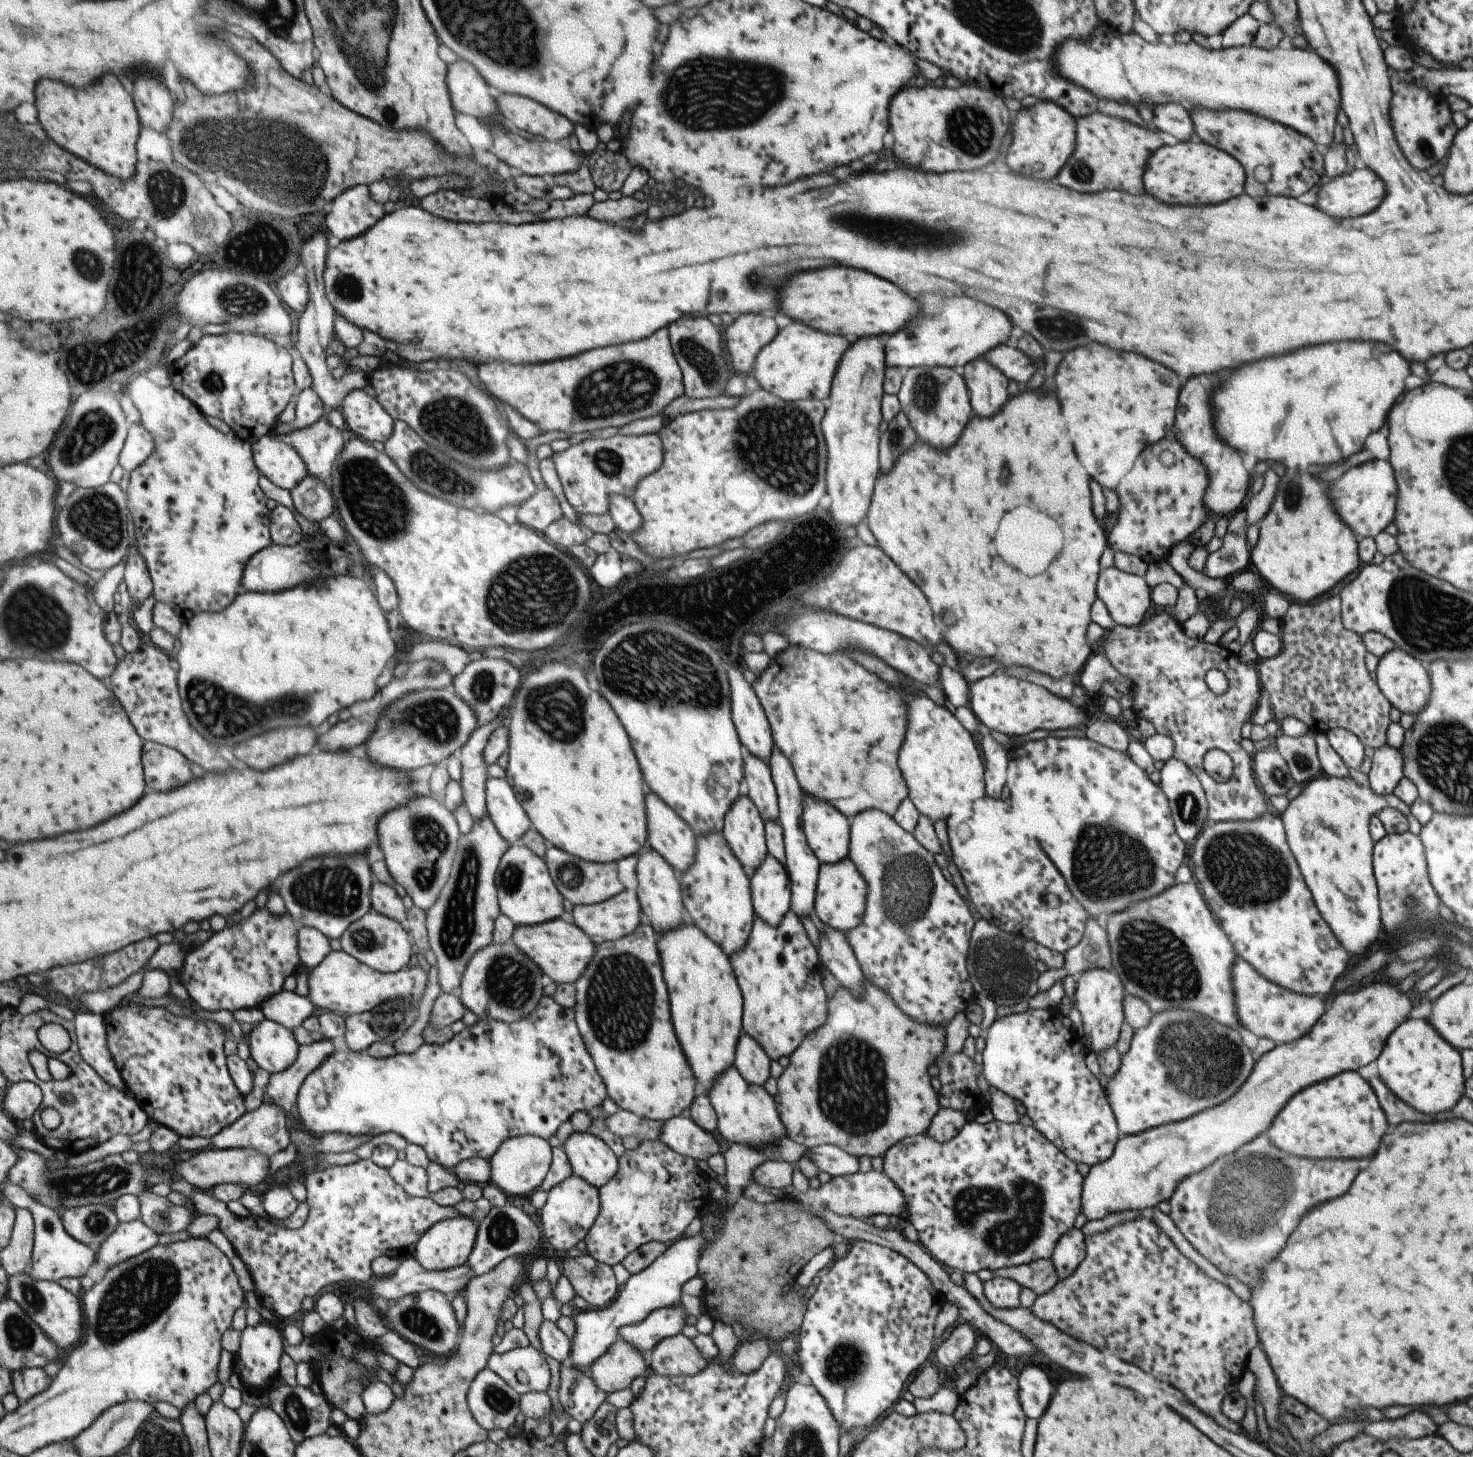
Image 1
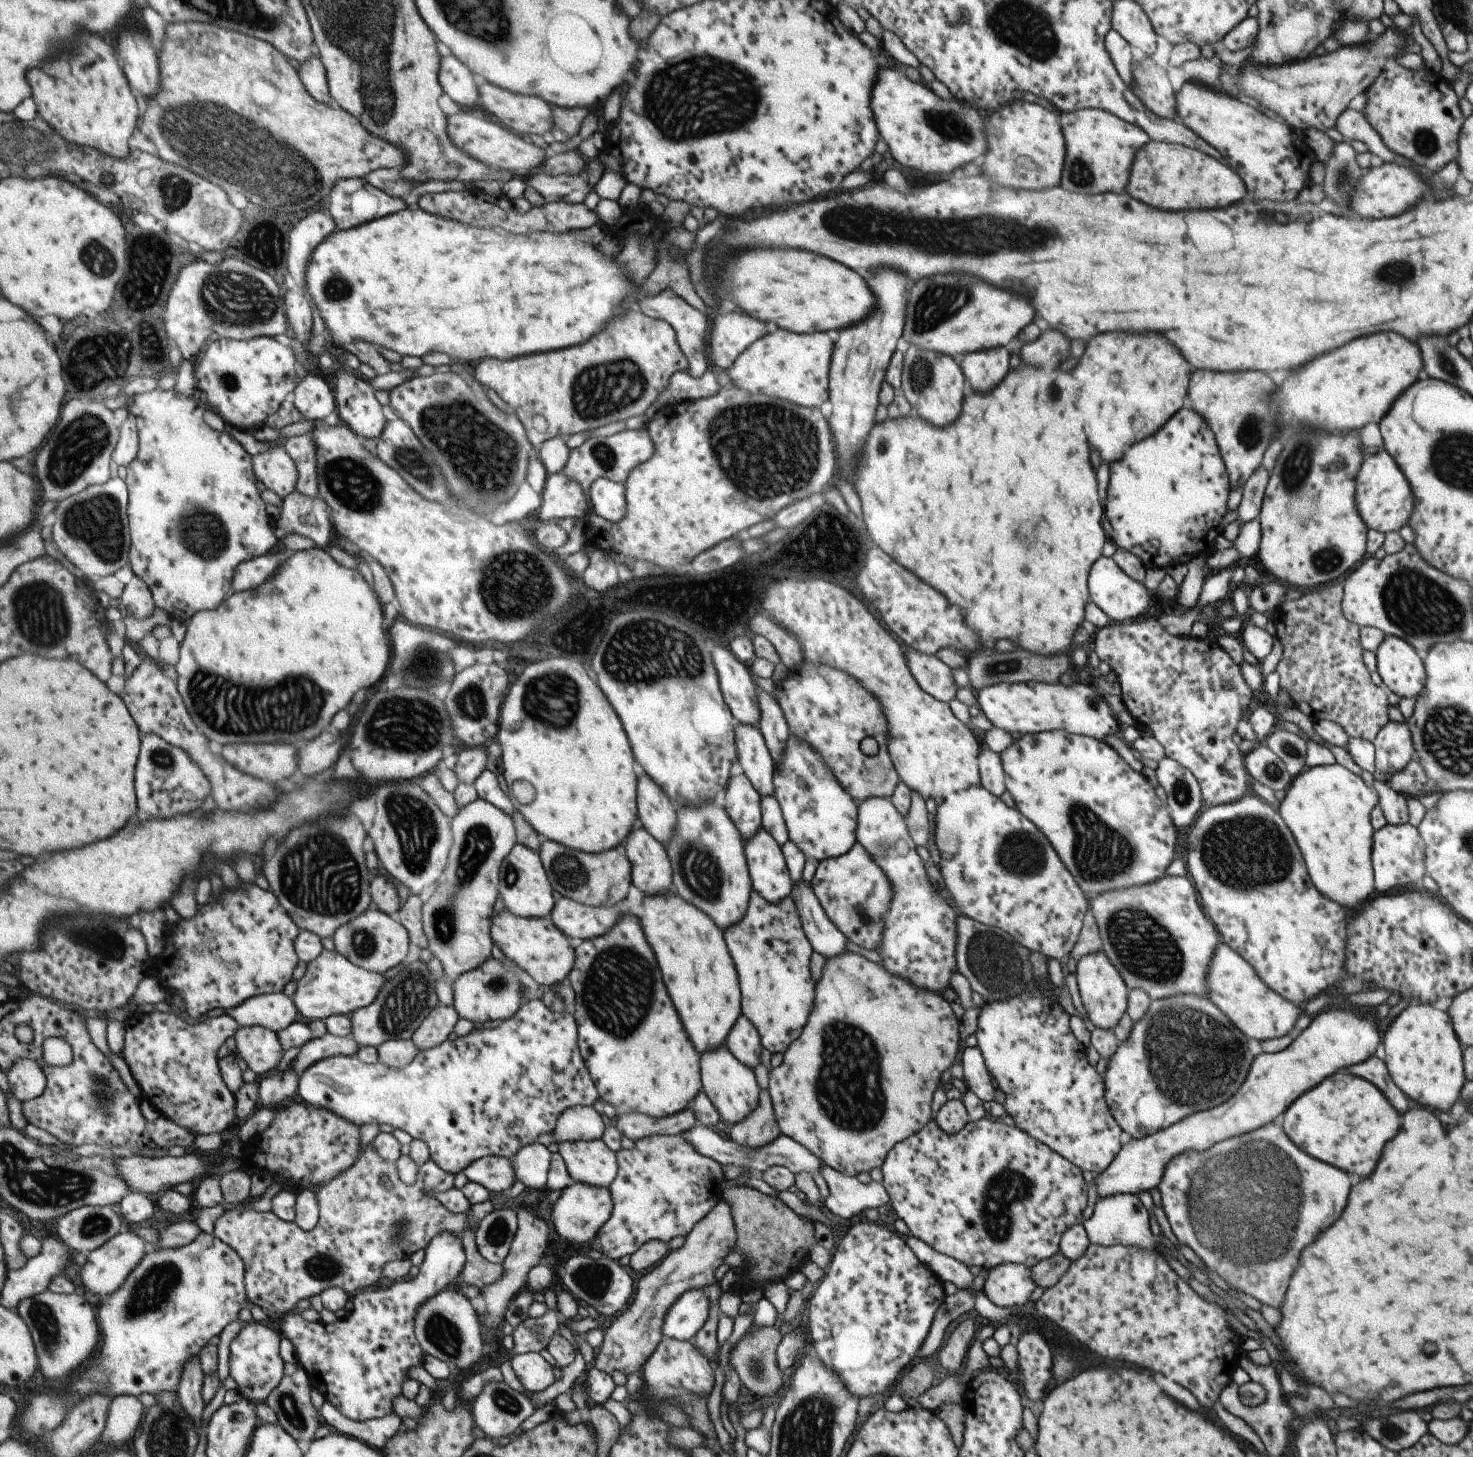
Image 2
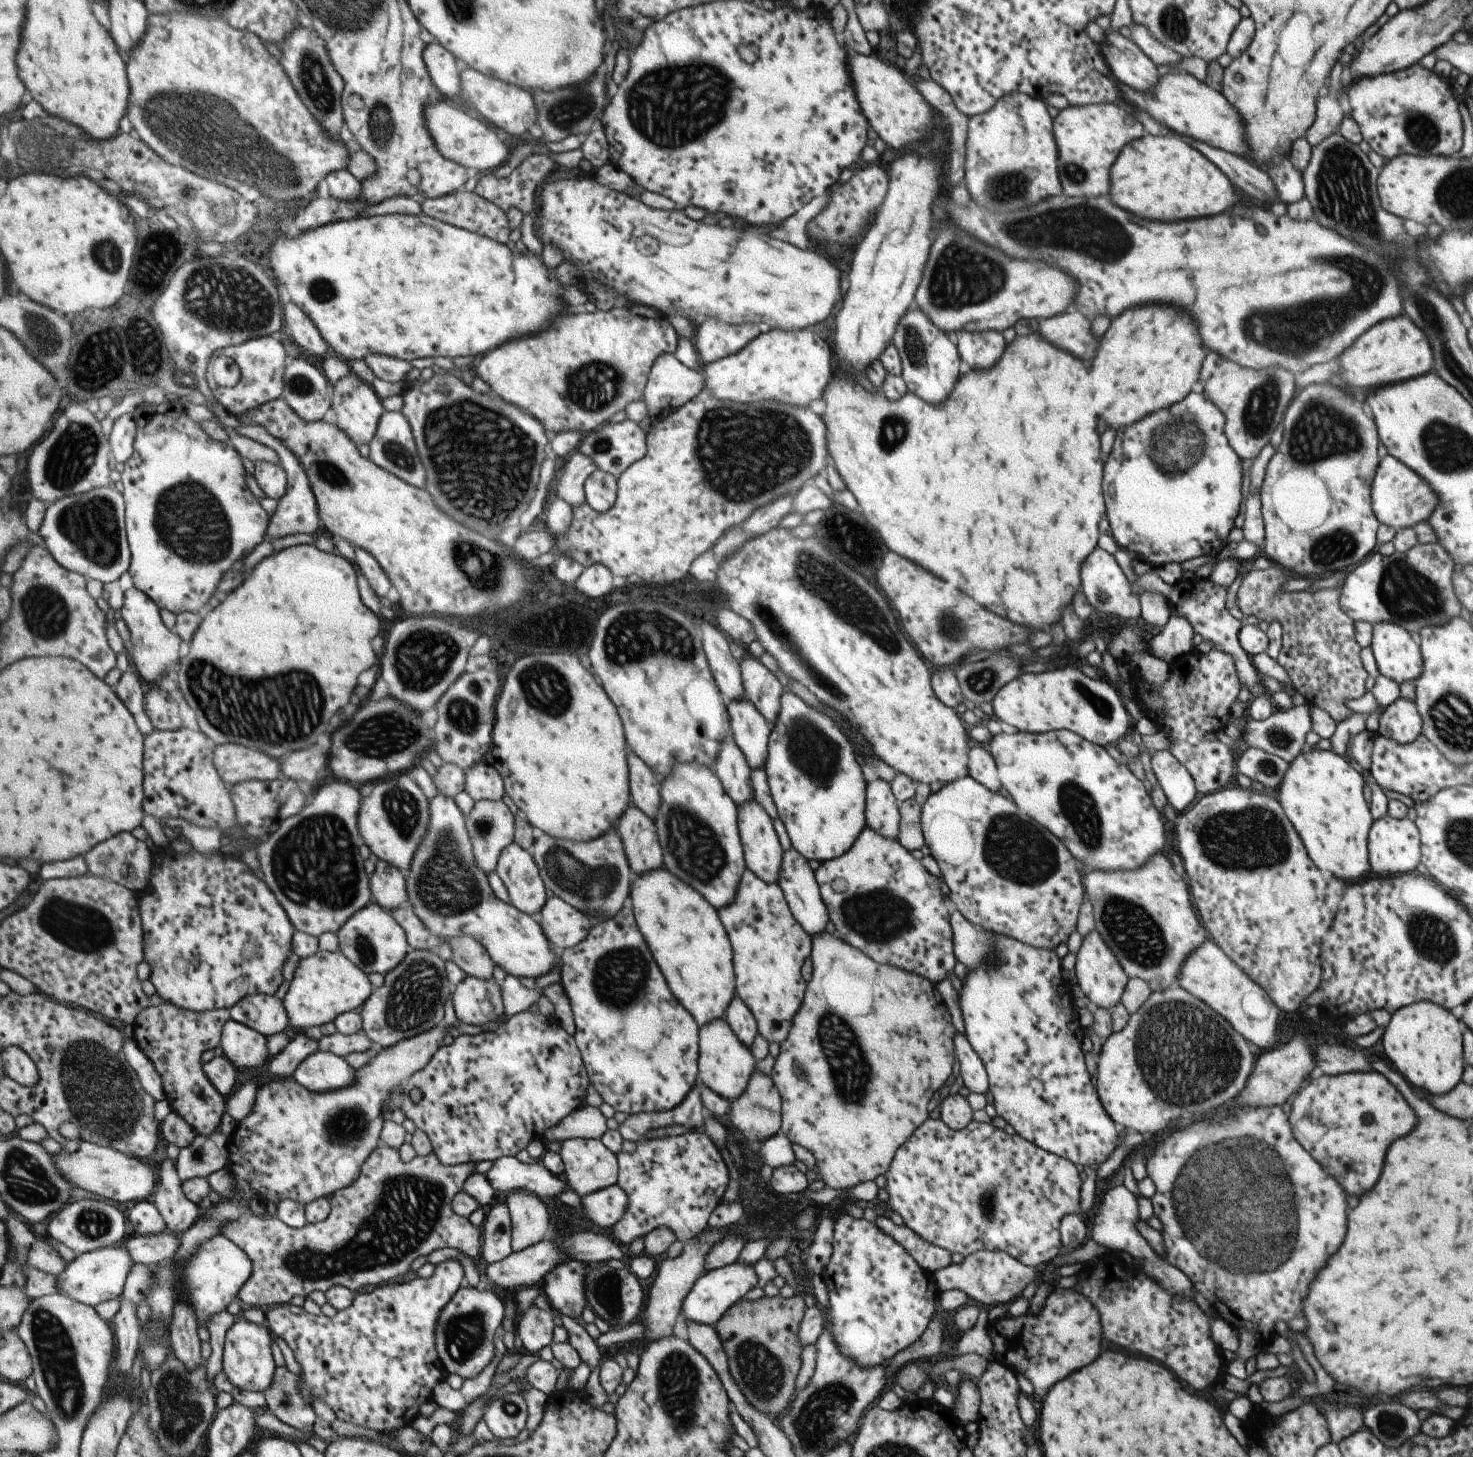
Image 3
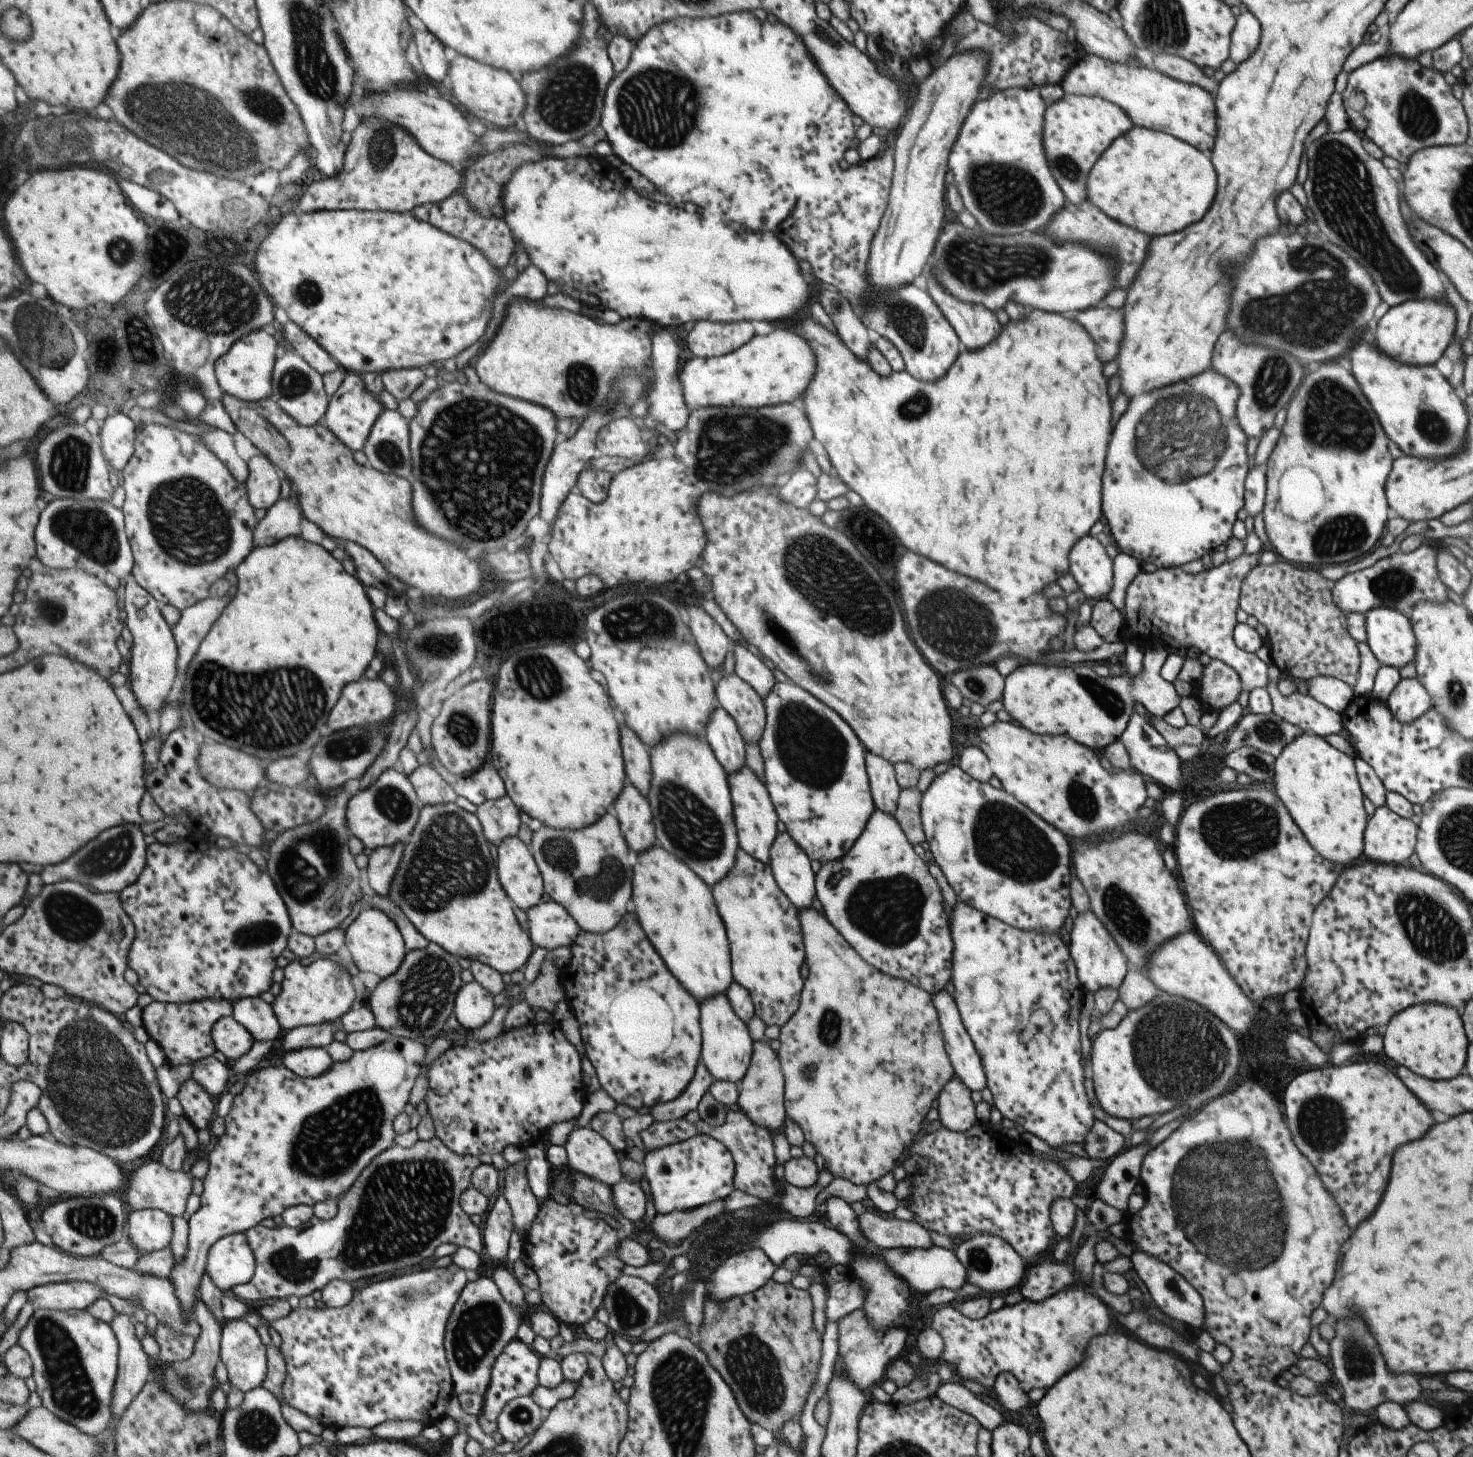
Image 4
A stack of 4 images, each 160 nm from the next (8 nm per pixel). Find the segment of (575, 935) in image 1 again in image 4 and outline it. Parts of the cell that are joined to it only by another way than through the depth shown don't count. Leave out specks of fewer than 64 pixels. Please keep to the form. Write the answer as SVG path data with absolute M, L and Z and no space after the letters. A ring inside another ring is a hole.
M457 803L425 805L418 825L414 826L414 832L405 844L404 855L388 897L403 909L430 942L437 943L456 957L467 958L471 962L479 961L495 967L501 974L511 974L527 964L536 946L529 931L525 932L521 928L513 912L514 902L500 881L498 866L491 856L489 843L477 813L473 814ZM431 876L441 882L435 888L435 892L439 892L441 896L437 900L431 898Z

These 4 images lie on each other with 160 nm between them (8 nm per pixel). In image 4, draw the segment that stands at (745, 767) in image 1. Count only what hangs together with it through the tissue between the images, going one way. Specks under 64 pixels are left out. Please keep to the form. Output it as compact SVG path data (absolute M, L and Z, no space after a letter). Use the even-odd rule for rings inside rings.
M734 673L719 676L714 683L714 696L721 708L735 721L744 742L758 742L766 714L762 698Z

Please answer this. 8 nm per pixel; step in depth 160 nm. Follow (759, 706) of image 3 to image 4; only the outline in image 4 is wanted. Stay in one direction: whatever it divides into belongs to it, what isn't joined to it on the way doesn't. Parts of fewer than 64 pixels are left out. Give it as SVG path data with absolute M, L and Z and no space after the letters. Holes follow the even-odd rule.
M743 642L731 647L734 658L734 674L742 678L755 692L763 698L775 684L773 674L765 666L758 653L747 650Z

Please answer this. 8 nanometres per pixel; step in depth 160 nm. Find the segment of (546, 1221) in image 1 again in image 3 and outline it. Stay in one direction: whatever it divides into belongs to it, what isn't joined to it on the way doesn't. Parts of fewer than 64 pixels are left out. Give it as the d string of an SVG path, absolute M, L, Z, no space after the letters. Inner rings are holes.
M619 1184L581 1198L584 1217L603 1228L615 1226L627 1212L630 1198Z

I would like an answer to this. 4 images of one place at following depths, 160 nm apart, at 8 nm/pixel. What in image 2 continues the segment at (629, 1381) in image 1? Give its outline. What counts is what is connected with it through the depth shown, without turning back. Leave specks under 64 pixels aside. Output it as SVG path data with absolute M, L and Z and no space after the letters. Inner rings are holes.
M759 1089L755 1108L729 1126L729 1134L739 1146L750 1149L759 1148L781 1134L767 1089ZM720 1198L710 1212L686 1234L682 1246L674 1251L669 1250L653 1270L639 1279L632 1305L615 1320L610 1320L605 1329L605 1342L596 1351L591 1366L609 1374L619 1370L625 1376L641 1371L656 1344L663 1338L661 1327L668 1308L685 1291L717 1283L713 1272L732 1251L735 1241L736 1230L730 1208Z

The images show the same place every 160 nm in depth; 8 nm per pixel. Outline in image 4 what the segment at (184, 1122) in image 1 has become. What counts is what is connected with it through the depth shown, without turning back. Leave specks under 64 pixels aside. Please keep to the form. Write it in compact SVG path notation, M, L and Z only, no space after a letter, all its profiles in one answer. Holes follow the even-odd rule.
M217 997L204 998L190 1003L166 1003L151 1001L144 1007L144 1028L163 1049L166 1063L173 1066L191 1064L199 1059L212 1057L217 1052L213 1030L223 1017L234 1013L231 1001ZM189 1079L177 1096L184 1114L197 1129L207 1129L214 1120L217 1098L195 1079Z

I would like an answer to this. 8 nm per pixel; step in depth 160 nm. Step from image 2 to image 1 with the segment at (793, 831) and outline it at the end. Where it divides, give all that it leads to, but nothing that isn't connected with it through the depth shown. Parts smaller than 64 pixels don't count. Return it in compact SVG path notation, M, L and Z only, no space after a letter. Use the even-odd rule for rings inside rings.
M803 792L801 804L801 830L817 860L830 865L847 857L850 818L827 801Z

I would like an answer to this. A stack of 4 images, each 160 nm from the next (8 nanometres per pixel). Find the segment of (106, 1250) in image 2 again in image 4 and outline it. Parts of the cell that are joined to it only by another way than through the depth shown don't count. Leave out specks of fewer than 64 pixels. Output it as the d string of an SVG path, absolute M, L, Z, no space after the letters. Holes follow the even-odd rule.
M69 1281L49 1283L32 1288L27 1292L28 1302L35 1310L49 1309L56 1311L83 1310L90 1307L103 1294L101 1287L94 1283Z

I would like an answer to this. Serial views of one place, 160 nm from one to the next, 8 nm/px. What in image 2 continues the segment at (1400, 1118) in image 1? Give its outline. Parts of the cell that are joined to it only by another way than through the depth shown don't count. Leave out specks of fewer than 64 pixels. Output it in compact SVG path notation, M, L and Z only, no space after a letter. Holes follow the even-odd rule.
M1375 1055L1369 1056L1367 1060L1363 1060L1363 1062L1355 1064L1355 1066L1349 1066L1349 1068L1345 1068L1345 1070L1351 1072L1351 1074L1357 1072L1359 1078L1364 1078L1373 1086L1376 1086L1385 1095L1385 1098L1393 1104L1392 1107L1395 1108L1398 1114L1403 1114L1405 1111L1408 1111L1408 1098L1392 1081L1385 1063L1375 1057Z

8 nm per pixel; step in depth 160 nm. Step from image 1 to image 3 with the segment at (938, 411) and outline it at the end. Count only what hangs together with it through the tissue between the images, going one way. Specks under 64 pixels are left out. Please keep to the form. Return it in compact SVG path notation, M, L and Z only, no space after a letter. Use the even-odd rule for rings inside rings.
M909 306L899 318L890 343L897 349L906 390L932 405L943 402L959 376L960 358L952 337L932 325L925 313Z

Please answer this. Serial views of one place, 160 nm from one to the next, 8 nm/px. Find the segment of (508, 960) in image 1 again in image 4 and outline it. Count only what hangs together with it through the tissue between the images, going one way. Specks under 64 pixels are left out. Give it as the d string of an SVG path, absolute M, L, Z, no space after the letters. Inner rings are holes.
M475 980L458 992L454 1014L461 1026L473 1032L487 1025L496 1010L493 995Z

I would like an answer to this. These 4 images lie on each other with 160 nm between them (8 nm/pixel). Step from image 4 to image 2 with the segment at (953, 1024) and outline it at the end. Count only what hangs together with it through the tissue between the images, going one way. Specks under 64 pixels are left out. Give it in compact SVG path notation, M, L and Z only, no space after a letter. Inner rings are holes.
M976 1046L965 1047L958 1058L968 1090L971 1090L981 1102L993 1100L997 1088L994 1088L991 1083L991 1077L984 1065L980 1050Z

